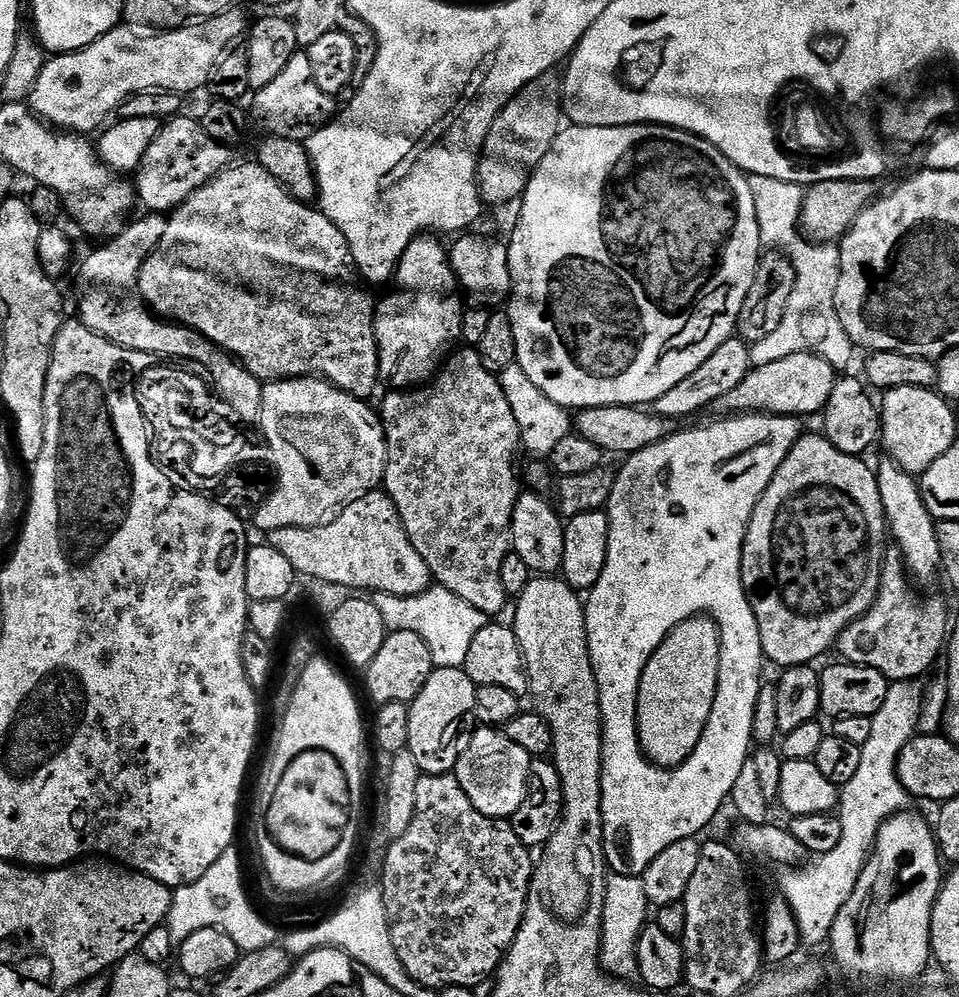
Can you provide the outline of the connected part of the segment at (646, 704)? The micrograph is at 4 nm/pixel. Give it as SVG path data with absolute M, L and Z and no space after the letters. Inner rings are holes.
M703 614L692 616L686 622L676 625L669 632L666 639L663 640L654 650L654 654L646 662L646 666L640 672L640 685L638 686L638 698L636 699L636 733L640 739L640 748L644 755L656 765L657 768L676 768L682 762L686 762L686 758L690 758L690 754L698 746L698 742L702 738L702 734L706 730L706 722L710 722L710 710L714 710L714 698L718 694L718 674L720 673L720 631L718 626L711 618Z

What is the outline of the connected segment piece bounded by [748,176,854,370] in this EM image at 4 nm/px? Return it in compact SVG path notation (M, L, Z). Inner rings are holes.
M748 176L748 181L750 194L754 194L761 245L773 244L781 248L785 252L783 255L790 261L791 275L792 272L796 275L790 280L788 305L782 314L782 322L778 322L778 330L774 330L770 338L762 338L762 342L751 345L752 368L770 366L770 362L778 362L778 358L790 358L790 354L809 352L826 358L832 368L844 370L852 360L854 345L838 318L834 302L840 273L839 247L832 242L809 242L802 235L800 215L805 189L801 185L761 176Z

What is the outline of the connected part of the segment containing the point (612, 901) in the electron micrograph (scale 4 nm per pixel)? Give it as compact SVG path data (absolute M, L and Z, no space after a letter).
M609 875L604 886L604 921L600 939L600 963L608 975L617 978L639 977L636 943L649 920L650 905L643 879L638 876Z

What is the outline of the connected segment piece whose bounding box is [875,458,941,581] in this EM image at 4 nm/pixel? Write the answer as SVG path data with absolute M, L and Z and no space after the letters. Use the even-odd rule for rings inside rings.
M884 458L875 469L878 490L882 494L884 519L890 529L890 536L896 539L895 547L898 549L905 568L917 581L928 580L932 575L941 571L940 547L936 537L937 521L933 520L928 512L926 502L920 493L917 477L911 476L902 470L893 460ZM917 576L917 577L916 577Z

